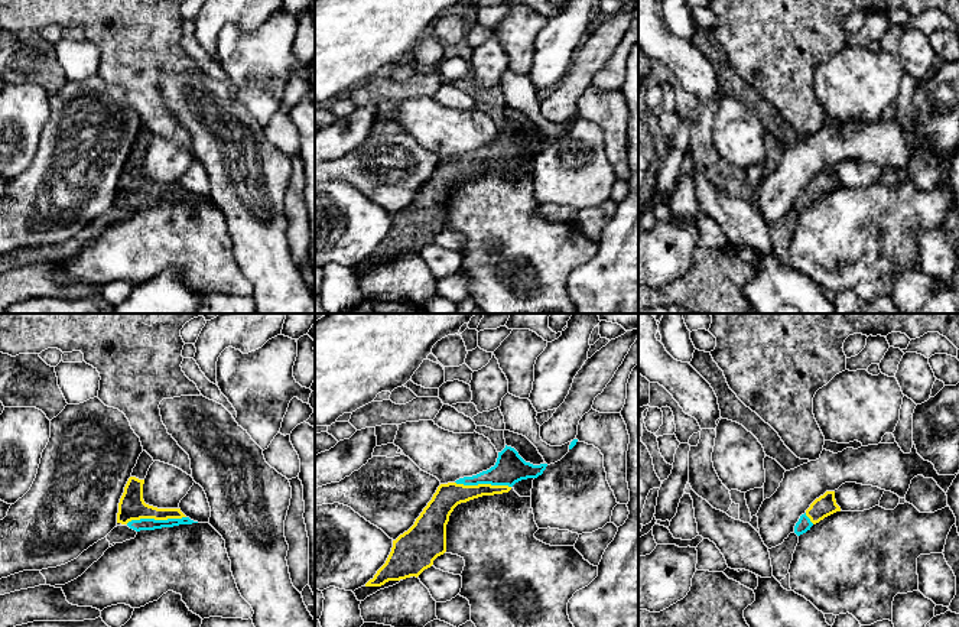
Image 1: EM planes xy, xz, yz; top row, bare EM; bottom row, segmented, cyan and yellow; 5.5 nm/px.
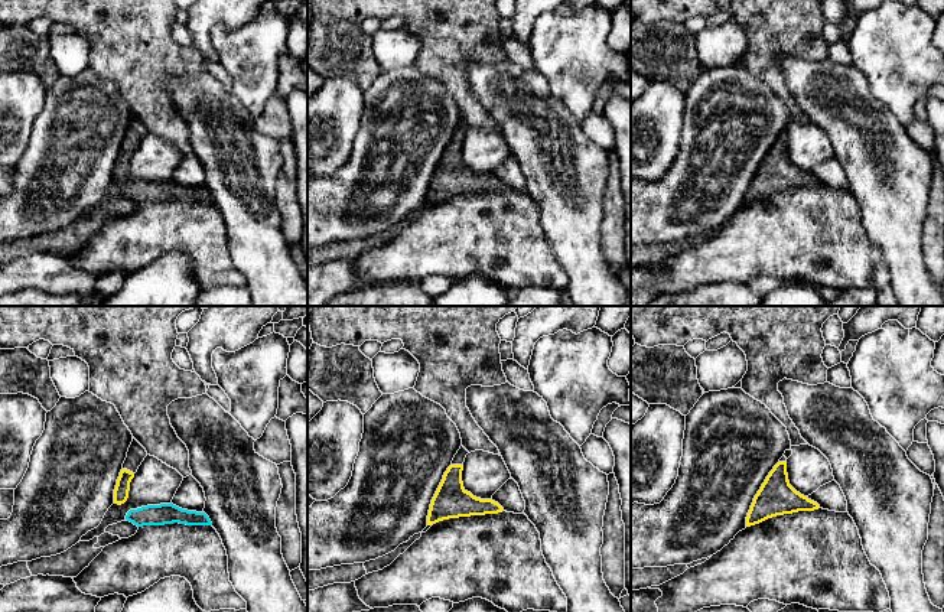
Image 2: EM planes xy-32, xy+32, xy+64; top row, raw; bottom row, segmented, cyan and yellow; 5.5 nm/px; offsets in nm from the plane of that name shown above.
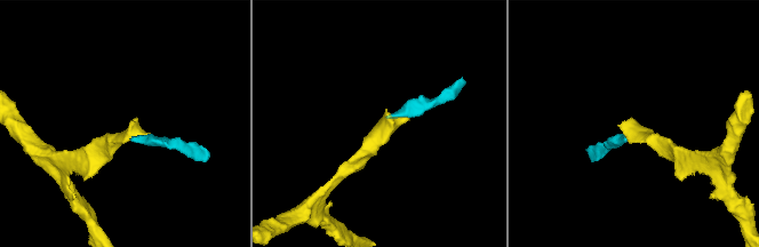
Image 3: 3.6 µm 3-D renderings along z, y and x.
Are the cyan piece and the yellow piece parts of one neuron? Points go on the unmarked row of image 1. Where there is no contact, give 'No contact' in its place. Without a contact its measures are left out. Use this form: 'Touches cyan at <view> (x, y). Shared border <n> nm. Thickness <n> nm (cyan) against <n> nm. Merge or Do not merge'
Touches cyan at xy (153, 195). Shared border 340 nm. Thickness 60 nm (cyan) against 150 nm. Merge

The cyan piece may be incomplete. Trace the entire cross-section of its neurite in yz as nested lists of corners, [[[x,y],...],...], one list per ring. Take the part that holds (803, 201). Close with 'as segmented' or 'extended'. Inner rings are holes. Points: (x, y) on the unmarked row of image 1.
[[[826,168],[810,181],[804,191],[800,192],[794,202],[794,209],[797,212],[806,209],[813,201],[836,188],[841,188],[841,183],[836,181],[835,168]]]; extended

